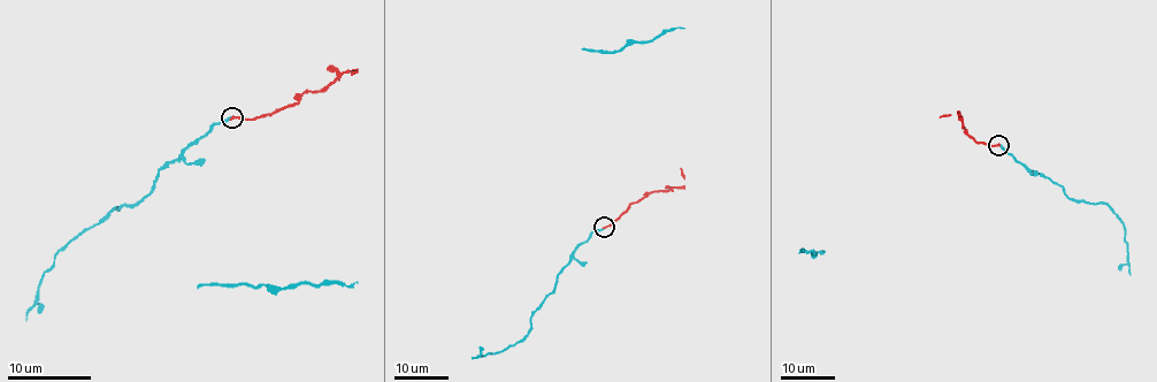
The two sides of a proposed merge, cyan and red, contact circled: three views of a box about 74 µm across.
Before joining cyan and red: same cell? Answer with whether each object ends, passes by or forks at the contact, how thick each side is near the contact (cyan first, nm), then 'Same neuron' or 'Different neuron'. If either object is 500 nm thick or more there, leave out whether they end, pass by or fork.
At the ring cyan ends. At the ring red ends. Thickness 220 nm (cyan) against 200 nm. Same neuron

